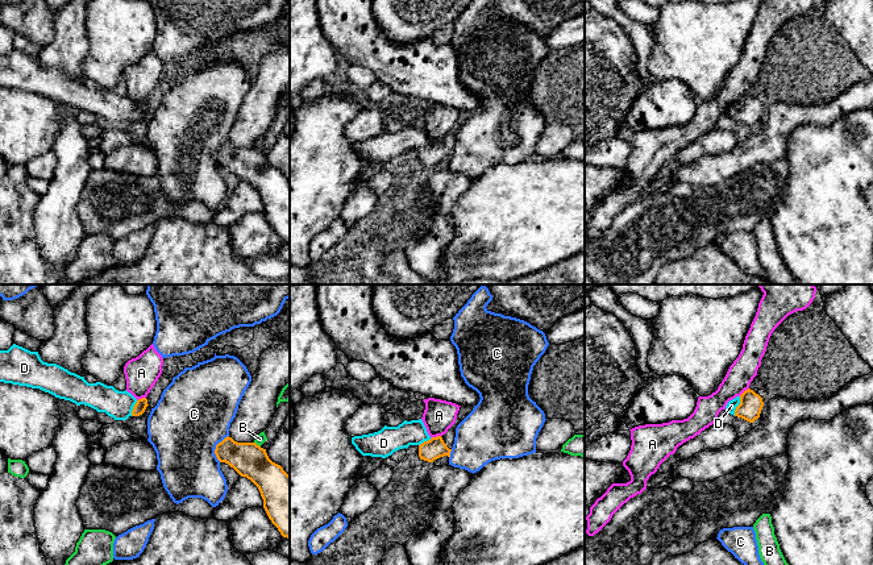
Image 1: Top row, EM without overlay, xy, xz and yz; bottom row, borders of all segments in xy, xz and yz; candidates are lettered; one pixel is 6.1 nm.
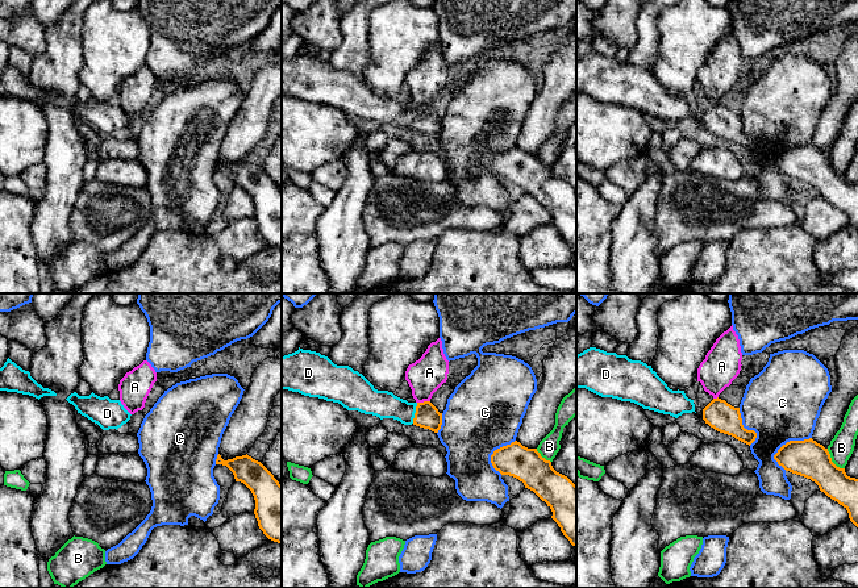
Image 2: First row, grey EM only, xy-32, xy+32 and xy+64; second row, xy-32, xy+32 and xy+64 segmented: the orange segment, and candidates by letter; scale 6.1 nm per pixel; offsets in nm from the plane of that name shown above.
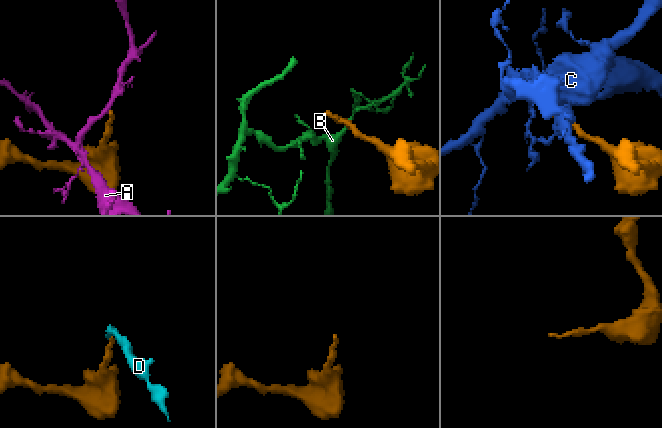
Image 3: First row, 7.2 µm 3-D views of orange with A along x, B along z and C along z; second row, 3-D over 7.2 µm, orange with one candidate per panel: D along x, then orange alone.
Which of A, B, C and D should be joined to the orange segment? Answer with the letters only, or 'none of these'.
D

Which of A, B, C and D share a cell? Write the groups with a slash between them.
A / B / C / D

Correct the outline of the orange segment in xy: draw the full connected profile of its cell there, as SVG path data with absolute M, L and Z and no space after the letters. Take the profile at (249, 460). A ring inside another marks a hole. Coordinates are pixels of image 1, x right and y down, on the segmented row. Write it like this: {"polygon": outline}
{"polygon": "M229 436L216 445L215 454L220 462L228 464L241 477L246 477L258 487L269 519L283 537L290 539L290 475L283 468L273 462L266 449L255 443L237 443Z"}

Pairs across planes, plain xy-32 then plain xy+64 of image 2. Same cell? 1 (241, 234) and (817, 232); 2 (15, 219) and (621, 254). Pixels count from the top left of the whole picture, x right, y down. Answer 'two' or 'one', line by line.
1: two
2: two

